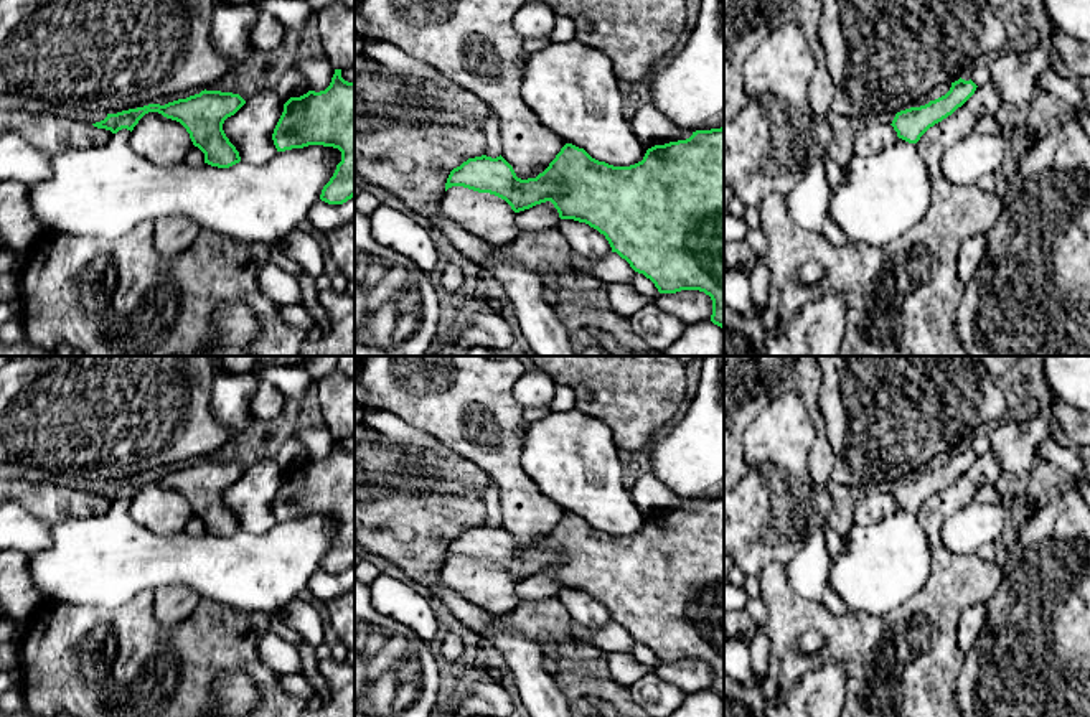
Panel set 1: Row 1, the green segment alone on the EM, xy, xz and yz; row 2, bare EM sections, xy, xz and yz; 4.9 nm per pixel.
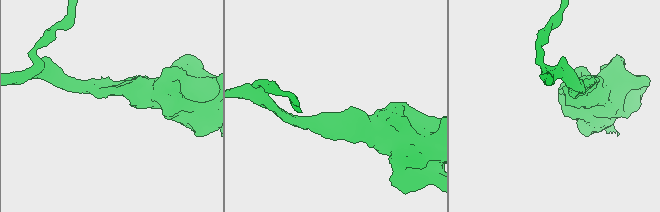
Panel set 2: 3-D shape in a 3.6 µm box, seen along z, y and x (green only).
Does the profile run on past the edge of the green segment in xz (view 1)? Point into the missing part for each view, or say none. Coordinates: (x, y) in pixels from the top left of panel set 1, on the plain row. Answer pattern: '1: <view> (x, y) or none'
1: none

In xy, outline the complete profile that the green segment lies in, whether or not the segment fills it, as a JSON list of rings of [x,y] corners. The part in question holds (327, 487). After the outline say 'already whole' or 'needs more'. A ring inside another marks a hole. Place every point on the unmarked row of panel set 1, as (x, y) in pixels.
[[[335,438],[325,460],[308,460],[300,466],[290,466],[272,503],[277,521],[303,518],[308,514],[333,516],[341,521],[341,531],[330,551],[323,555],[320,569],[328,574],[343,574],[355,565],[355,452],[341,447]]]; already whole

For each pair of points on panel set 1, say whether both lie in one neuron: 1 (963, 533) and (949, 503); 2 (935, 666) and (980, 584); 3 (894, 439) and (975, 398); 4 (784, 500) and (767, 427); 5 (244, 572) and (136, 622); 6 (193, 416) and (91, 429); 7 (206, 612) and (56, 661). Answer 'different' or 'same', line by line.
1: different
2: same
3: same
4: same
5: different
6: same
7: same

